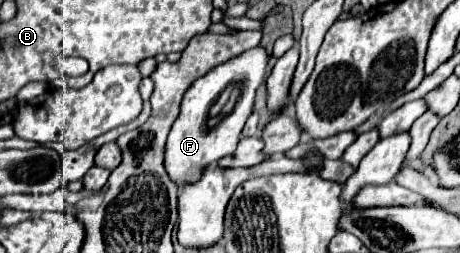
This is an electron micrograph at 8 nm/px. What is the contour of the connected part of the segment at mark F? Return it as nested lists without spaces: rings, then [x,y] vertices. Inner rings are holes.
[[[255,47],[245,51],[243,55],[211,69],[205,77],[197,79],[191,89],[185,93],[183,103],[181,103],[181,113],[175,119],[171,133],[167,137],[167,147],[165,147],[165,169],[169,177],[173,177],[177,187],[183,187],[185,183],[193,183],[201,179],[201,173],[215,165],[221,157],[227,157],[235,153],[237,143],[241,139],[241,129],[247,121],[247,117],[253,111],[253,99],[257,87],[265,79],[265,67],[267,67],[267,53],[263,47]],[[237,83],[241,87],[241,95],[229,115],[223,115],[221,121],[215,127],[209,127],[209,109],[215,105],[219,95],[231,85]]]

